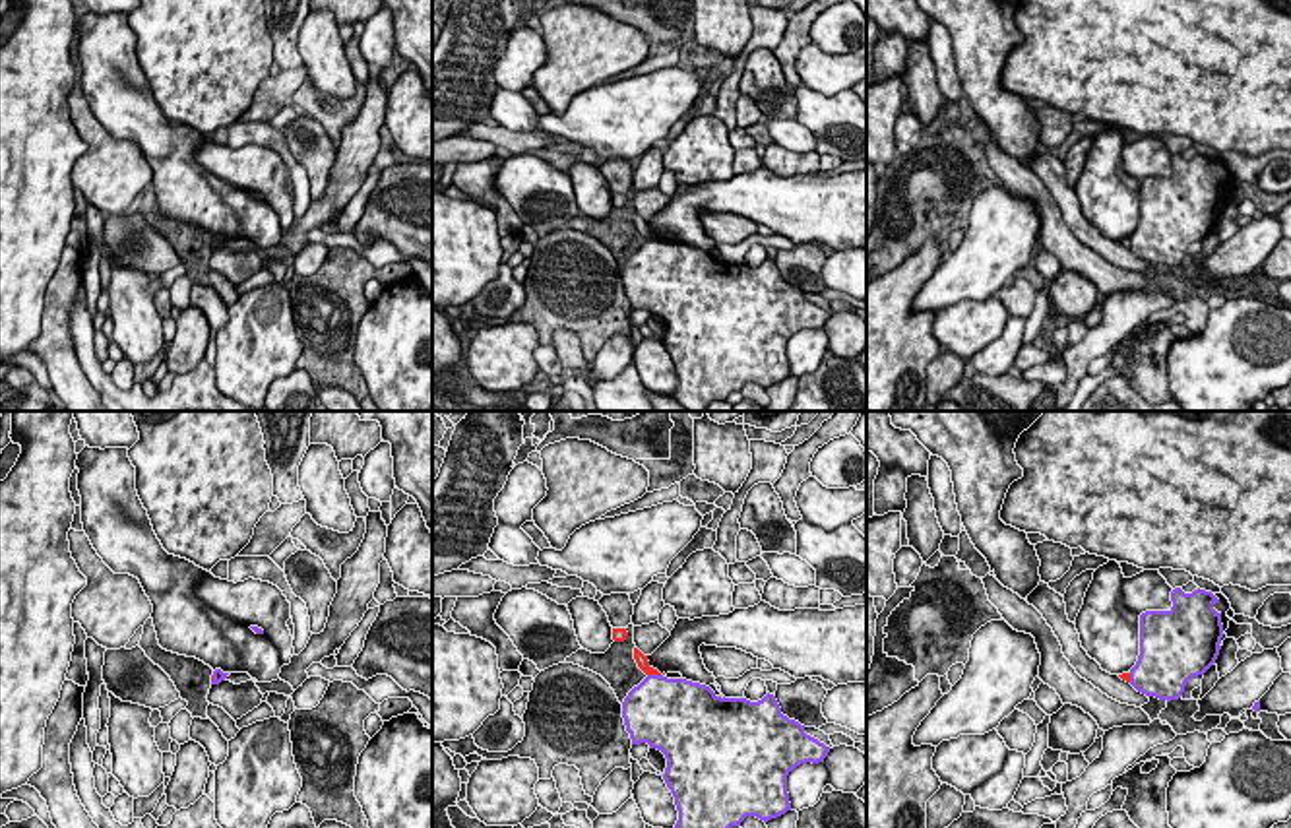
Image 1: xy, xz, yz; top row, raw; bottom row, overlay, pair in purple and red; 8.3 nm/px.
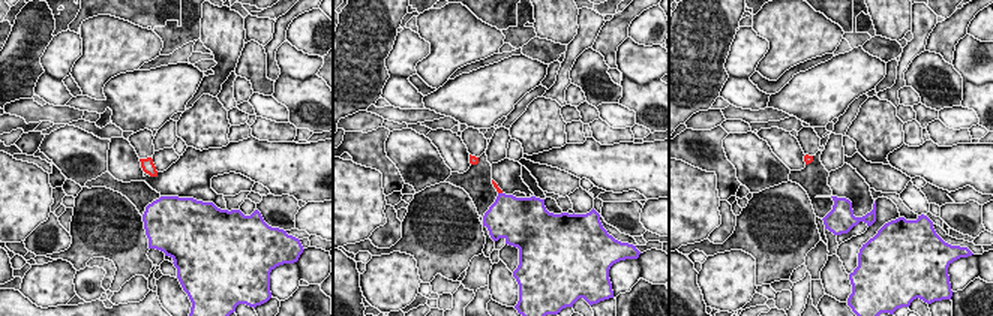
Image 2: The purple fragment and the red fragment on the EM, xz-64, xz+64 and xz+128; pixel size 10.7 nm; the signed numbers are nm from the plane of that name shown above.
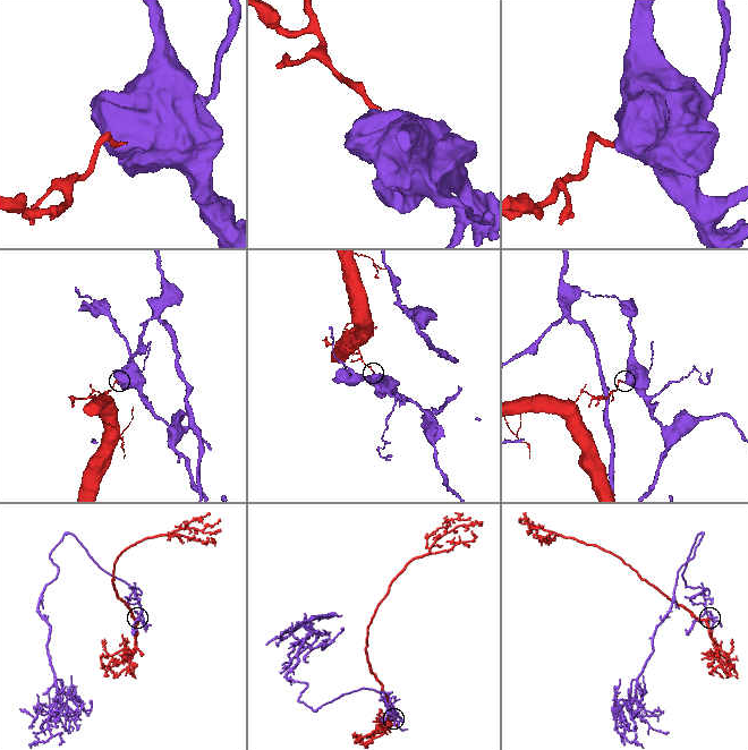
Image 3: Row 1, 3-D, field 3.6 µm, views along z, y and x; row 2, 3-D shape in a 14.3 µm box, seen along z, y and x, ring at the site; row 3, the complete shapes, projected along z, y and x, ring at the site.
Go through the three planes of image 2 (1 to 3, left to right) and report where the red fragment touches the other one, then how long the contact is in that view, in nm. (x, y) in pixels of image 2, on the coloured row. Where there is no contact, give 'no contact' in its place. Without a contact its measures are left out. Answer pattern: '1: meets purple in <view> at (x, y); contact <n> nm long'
1: no contact
2: meets purple in xz+64 at (500, 193); contact 50 nm long
3: no contact

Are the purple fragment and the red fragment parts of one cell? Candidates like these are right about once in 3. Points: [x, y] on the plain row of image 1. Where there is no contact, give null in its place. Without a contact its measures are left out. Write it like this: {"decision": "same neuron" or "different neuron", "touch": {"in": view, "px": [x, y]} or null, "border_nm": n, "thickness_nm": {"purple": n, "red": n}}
{"decision": "different neuron", "touch": {"in": "xz", "px": [654, 241]}, "border_nm": 110, "thickness_nm": {"purple": 480, "red": 100}}

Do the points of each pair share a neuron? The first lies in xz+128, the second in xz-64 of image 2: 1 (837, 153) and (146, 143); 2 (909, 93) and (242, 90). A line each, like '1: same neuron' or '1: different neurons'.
1: different neurons
2: same neuron

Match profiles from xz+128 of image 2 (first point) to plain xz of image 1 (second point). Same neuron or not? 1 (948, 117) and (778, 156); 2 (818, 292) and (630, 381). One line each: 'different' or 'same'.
1: different
2: same

